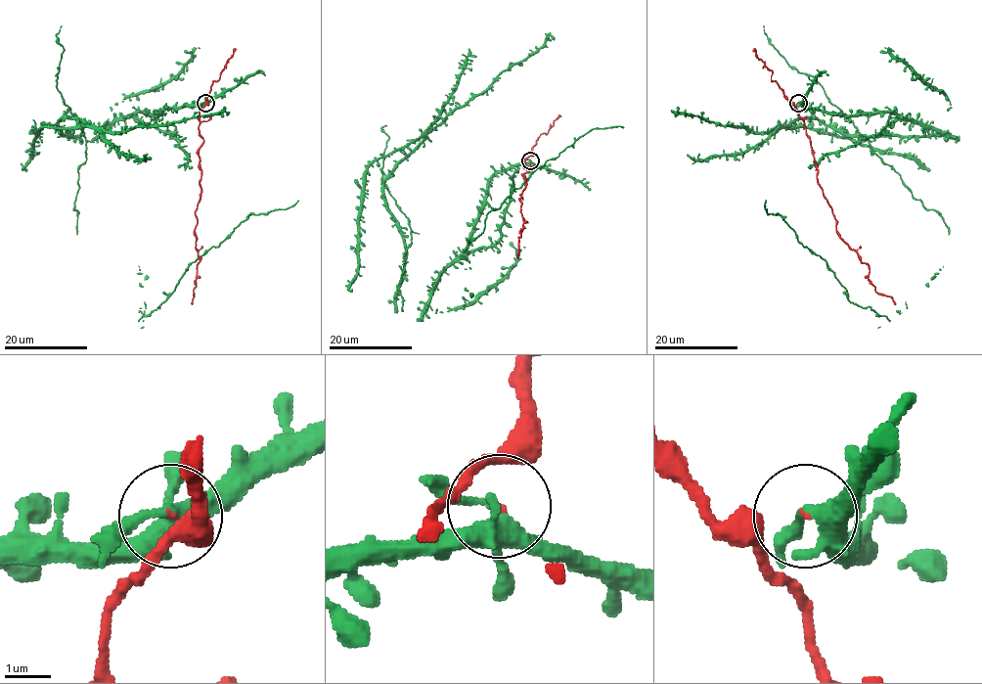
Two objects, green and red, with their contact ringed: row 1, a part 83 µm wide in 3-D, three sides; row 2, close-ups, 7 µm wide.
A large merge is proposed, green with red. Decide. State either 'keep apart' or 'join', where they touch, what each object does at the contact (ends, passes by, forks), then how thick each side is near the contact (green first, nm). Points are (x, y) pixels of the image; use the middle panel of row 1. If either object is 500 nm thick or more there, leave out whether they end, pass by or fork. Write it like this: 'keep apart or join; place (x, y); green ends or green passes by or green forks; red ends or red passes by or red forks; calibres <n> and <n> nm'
join; place (530, 160); green forks; red ends; calibres 340 and 50 nm

